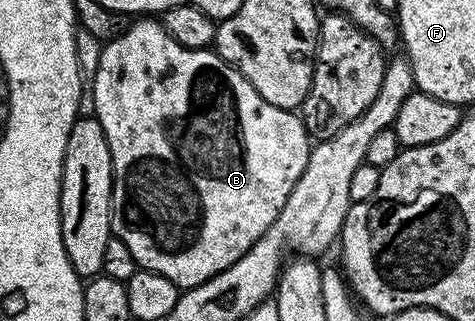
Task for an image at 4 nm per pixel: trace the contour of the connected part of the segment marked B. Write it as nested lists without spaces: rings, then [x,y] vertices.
[[[139,17],[132,23],[135,23],[132,27],[131,24],[124,26],[116,39],[103,43],[101,61],[97,61],[93,81],[94,118],[99,120],[101,129],[105,129],[111,154],[111,230],[114,238],[129,245],[129,253],[133,253],[142,270],[161,273],[161,277],[169,277],[169,281],[181,289],[196,287],[209,281],[209,277],[229,269],[229,265],[236,263],[262,237],[265,229],[273,225],[309,161],[313,143],[303,127],[302,118],[295,111],[283,111],[277,105],[269,105],[269,101],[262,99],[257,89],[245,81],[243,74],[230,67],[214,50],[181,45],[169,37],[162,22],[155,17]]]

